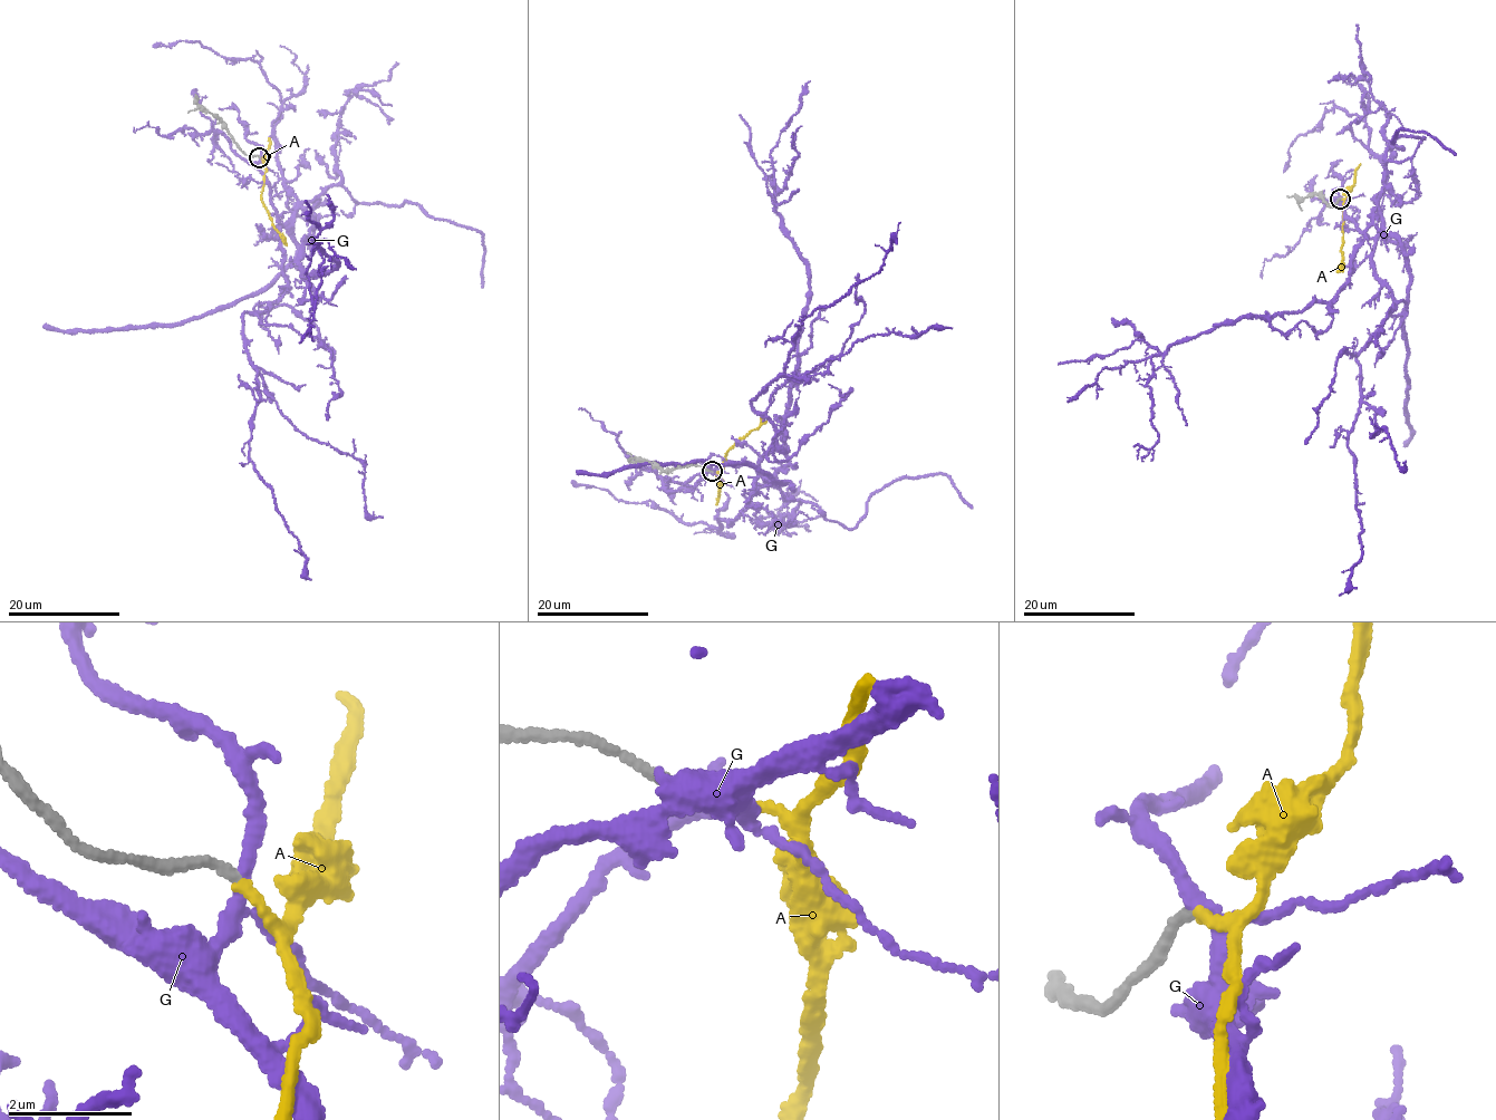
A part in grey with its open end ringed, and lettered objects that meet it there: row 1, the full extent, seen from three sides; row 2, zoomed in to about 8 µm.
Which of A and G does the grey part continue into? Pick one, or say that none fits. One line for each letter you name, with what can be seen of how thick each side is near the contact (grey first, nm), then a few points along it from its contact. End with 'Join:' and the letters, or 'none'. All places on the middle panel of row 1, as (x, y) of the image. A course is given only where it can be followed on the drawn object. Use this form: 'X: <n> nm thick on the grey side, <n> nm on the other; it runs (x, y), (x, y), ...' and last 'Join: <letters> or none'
A: 150 nm thick on the grey side, 140 nm on the other; it runs (712, 471), (723, 467), (730, 449), (766, 420)
Join: A

